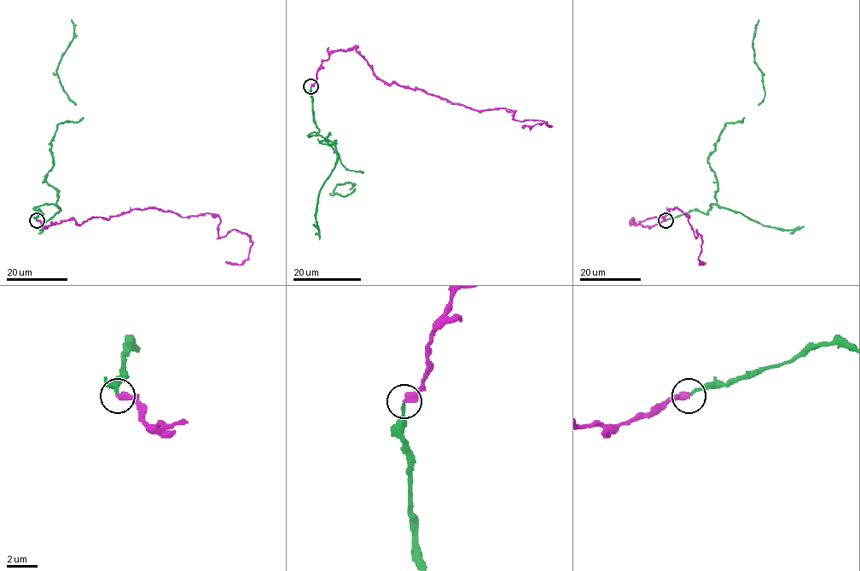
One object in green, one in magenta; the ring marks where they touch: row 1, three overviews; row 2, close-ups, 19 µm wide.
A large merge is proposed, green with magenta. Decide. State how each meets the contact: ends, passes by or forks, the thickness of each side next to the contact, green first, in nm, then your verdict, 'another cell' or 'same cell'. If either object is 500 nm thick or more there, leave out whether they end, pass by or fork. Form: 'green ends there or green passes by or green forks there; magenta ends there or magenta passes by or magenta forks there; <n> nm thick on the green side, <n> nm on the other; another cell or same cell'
green ends there; magenta ends there; 200 nm thick on the green side, 480 nm on the other; same cell

